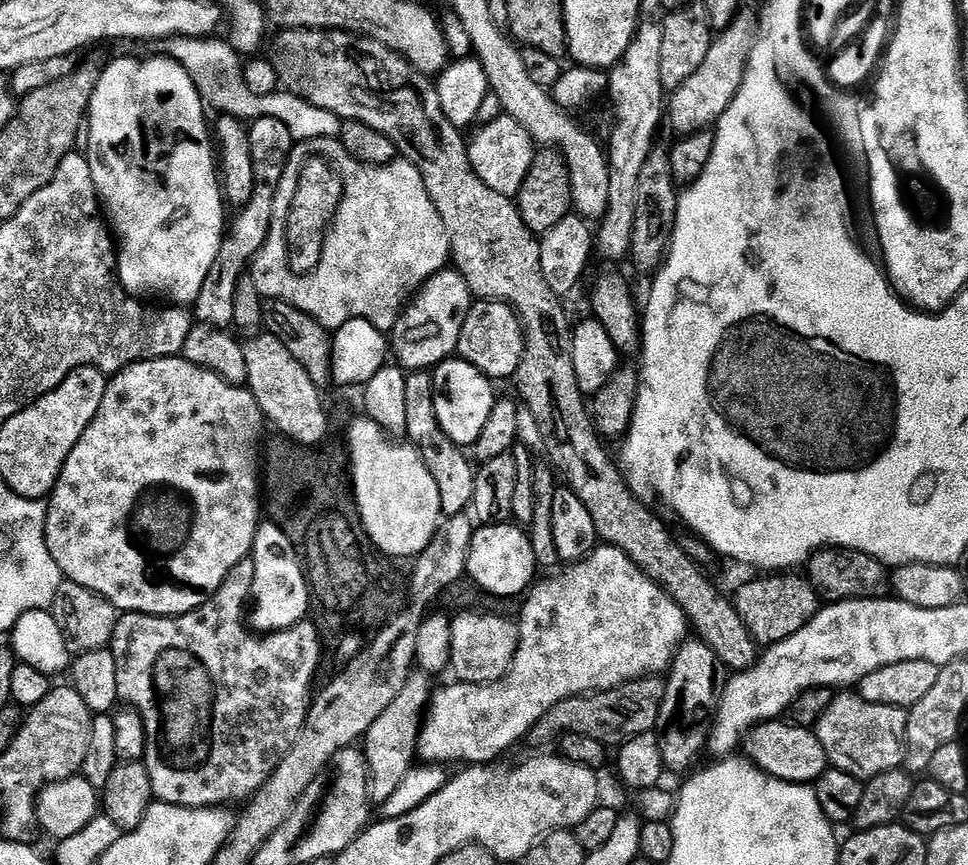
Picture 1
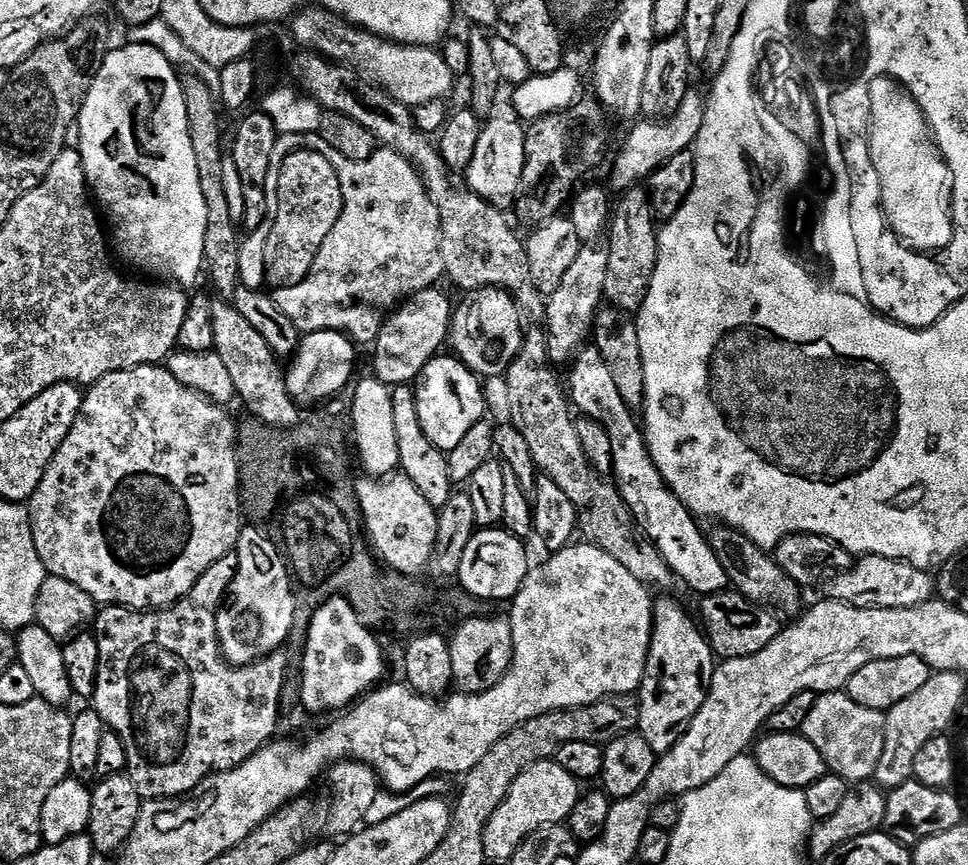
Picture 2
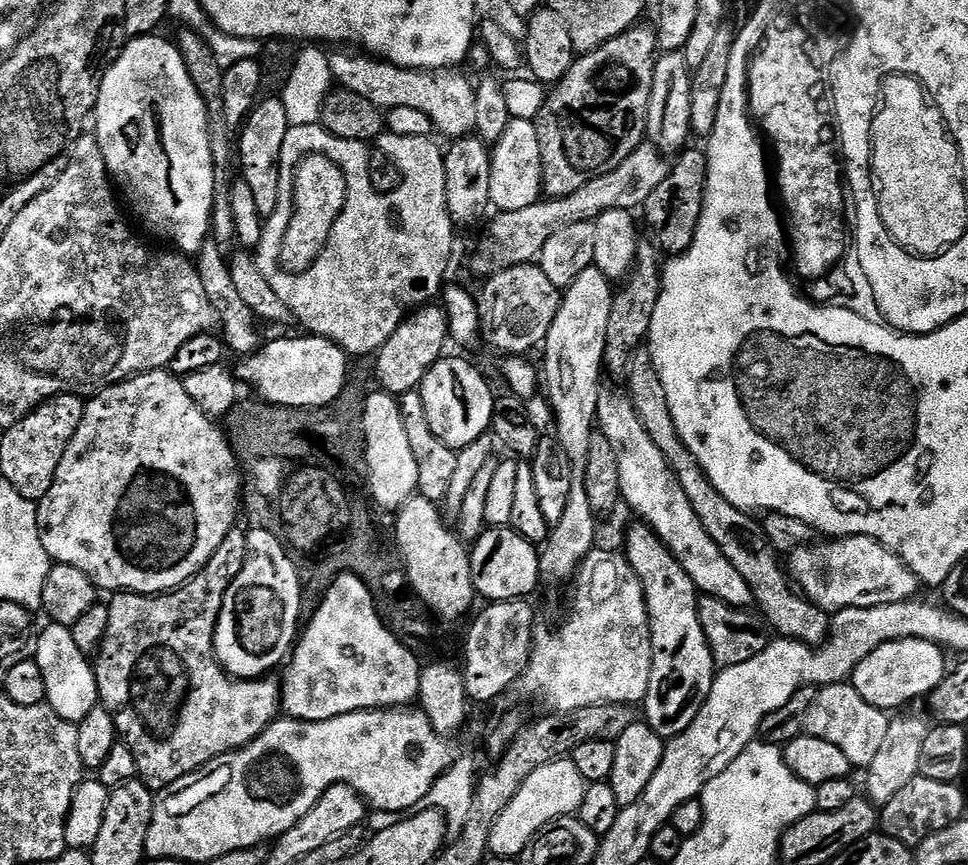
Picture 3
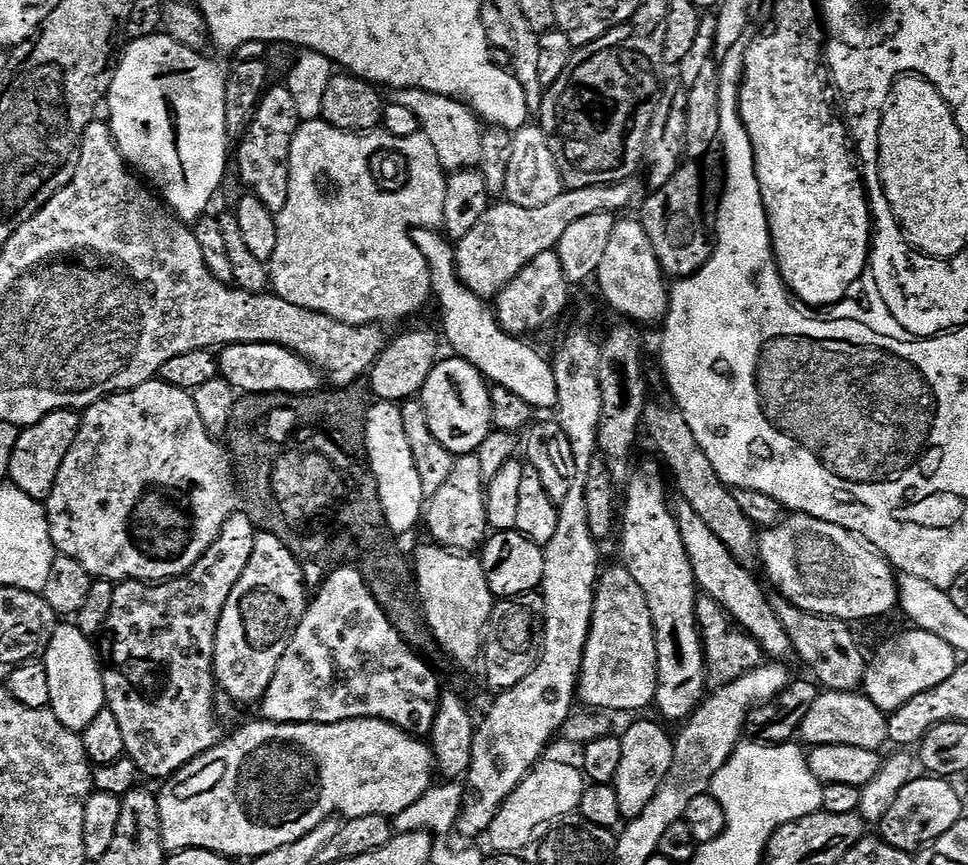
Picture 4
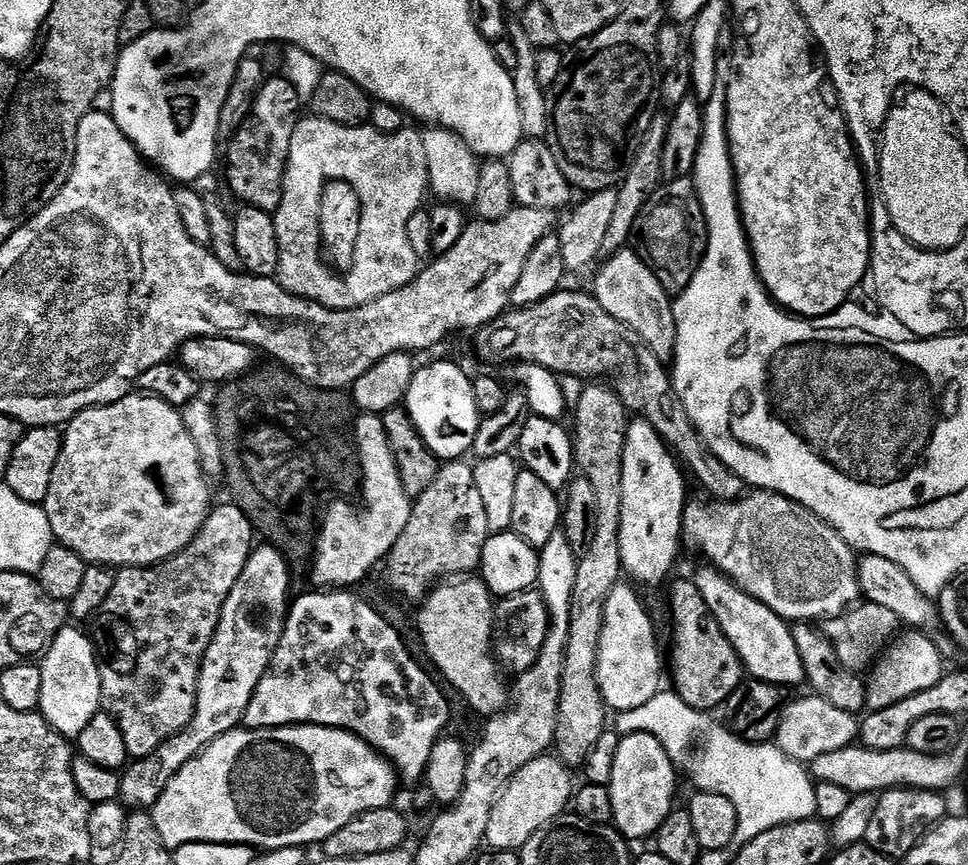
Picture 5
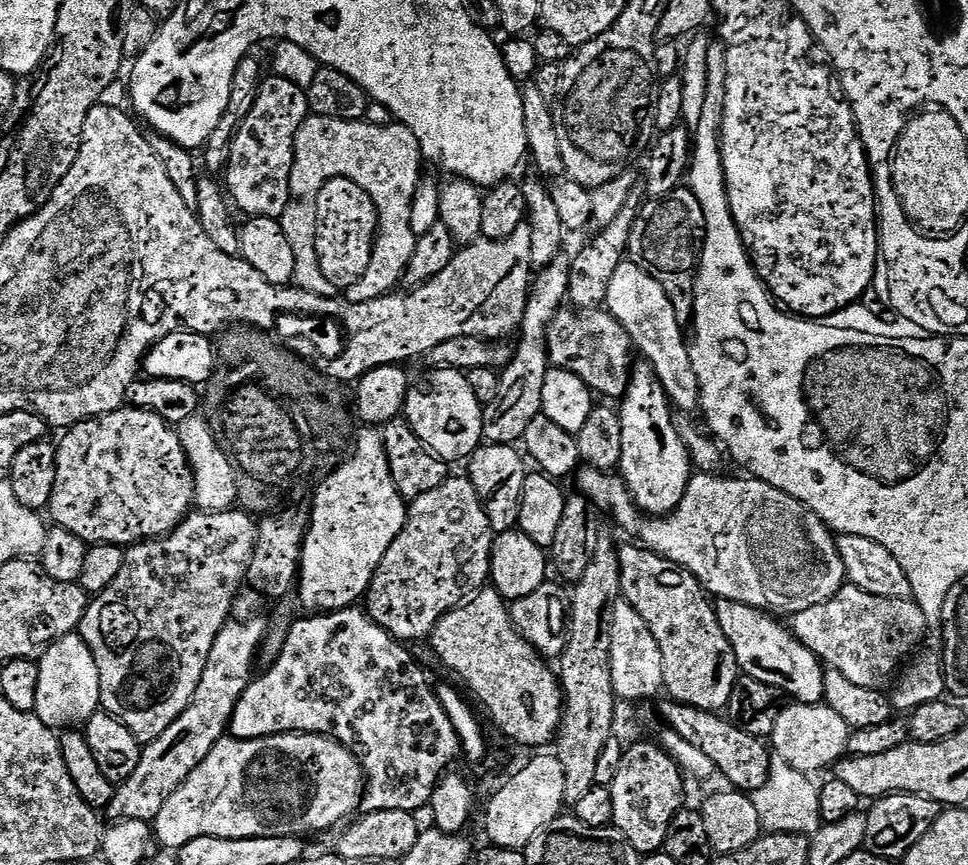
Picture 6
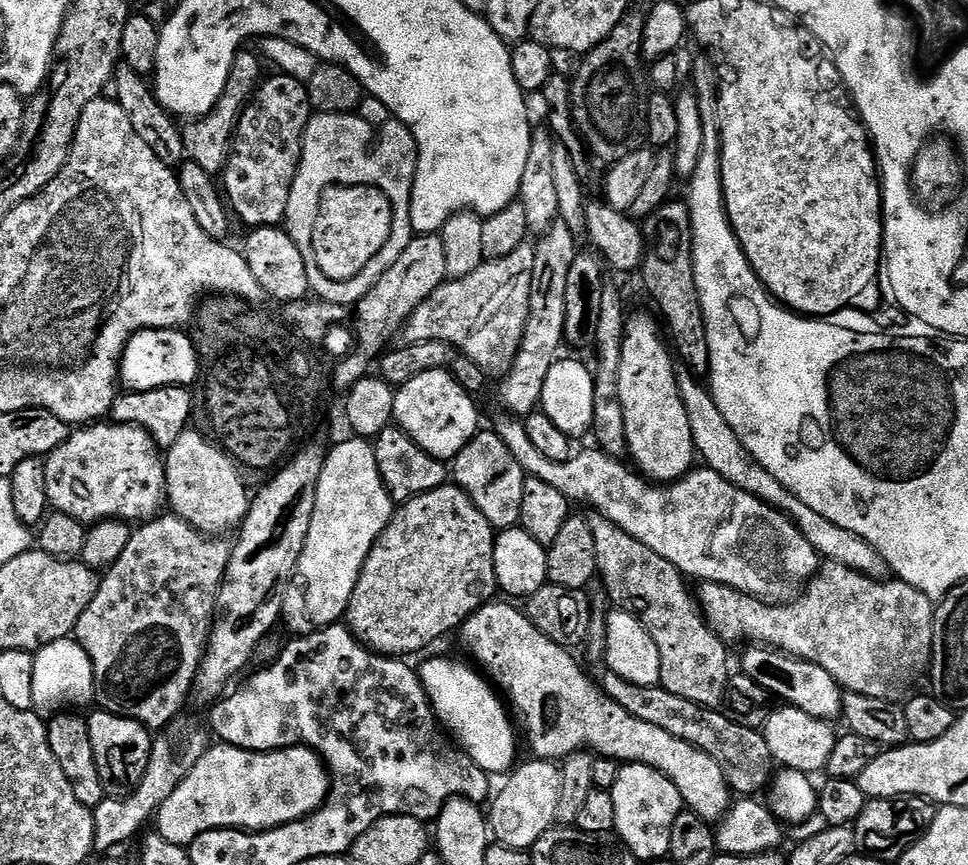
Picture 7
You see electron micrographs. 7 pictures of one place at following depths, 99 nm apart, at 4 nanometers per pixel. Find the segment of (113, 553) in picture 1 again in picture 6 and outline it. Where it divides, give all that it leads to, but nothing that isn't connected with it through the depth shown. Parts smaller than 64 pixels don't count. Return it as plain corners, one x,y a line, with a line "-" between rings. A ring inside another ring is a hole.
122,406
116,412
108,412
105,416
94,416
80,424
74,424
63,433
64,436
56,444
56,477
54,478
54,494
50,494
50,502
46,509
47,515
52,515
51,523
58,528
70,530
70,534
78,534
85,544
118,544
131,546
141,540
154,540
157,536
164,536
171,532
185,516
188,515
194,504
192,495
192,471
188,469
188,459
180,446
180,437
173,425
167,424
163,418
153,412
141,408

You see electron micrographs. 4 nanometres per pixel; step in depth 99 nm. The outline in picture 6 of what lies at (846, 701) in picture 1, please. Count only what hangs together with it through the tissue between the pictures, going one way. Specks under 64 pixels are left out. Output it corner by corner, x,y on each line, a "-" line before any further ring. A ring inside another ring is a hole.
792,702
789,705
789,708
788,705
781,707
770,737
771,751
779,763
788,764
805,774
813,774
812,772
820,772
823,768
831,769
837,762
845,759
850,729
838,714
834,714
834,710
830,710
823,702

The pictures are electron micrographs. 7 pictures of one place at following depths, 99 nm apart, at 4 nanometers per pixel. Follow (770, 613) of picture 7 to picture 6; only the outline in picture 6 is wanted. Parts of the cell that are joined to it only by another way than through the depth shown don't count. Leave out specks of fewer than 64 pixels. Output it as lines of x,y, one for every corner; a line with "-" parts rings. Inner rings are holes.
845,583
834,598
795,613
791,620
792,635
820,659
821,665
838,670
838,674
854,682
854,686
877,690
883,689
883,684
887,685
901,671
928,628
915,600
866,594
866,590
850,583

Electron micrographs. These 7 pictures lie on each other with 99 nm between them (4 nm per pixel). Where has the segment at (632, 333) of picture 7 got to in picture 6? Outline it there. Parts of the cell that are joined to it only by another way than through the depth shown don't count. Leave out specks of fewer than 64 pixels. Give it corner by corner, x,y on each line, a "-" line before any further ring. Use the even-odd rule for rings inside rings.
647,362
633,363
628,388
618,404
622,426
622,458
618,469
641,512
659,518
673,512
694,475
688,447
676,429
674,409
655,370

